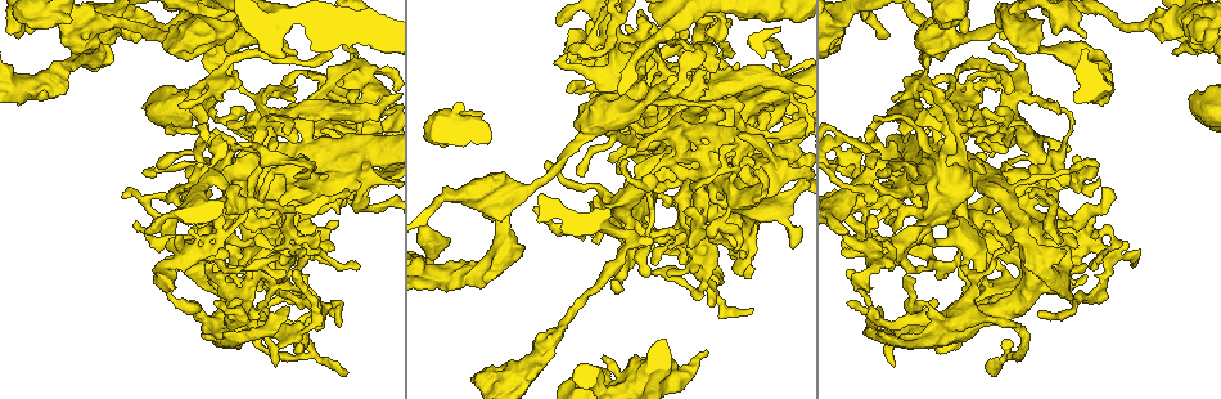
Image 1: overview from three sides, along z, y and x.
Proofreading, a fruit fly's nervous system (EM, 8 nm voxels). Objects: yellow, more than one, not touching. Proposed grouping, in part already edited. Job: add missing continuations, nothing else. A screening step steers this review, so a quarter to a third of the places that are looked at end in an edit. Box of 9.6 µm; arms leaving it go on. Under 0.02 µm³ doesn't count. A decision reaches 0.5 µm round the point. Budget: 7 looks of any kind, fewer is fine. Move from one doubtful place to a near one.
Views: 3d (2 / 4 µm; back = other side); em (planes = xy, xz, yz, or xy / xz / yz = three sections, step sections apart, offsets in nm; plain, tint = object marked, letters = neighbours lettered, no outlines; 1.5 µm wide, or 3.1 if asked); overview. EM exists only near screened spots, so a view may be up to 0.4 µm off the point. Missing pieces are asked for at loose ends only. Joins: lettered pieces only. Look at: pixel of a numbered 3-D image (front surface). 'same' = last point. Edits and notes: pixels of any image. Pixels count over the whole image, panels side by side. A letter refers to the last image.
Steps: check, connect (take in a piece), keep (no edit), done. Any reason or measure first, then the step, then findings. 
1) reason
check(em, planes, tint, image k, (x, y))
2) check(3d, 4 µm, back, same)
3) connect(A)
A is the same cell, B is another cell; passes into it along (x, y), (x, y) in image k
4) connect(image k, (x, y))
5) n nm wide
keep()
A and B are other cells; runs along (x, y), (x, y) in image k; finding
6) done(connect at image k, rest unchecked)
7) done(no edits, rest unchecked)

stops while still wide
check(3d, 2 µm, image 1, (720, 153))

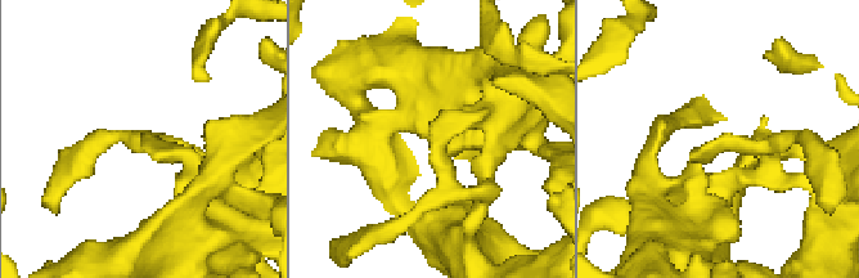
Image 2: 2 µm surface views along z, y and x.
check(em, planes, letters, image 2, (723, 135))

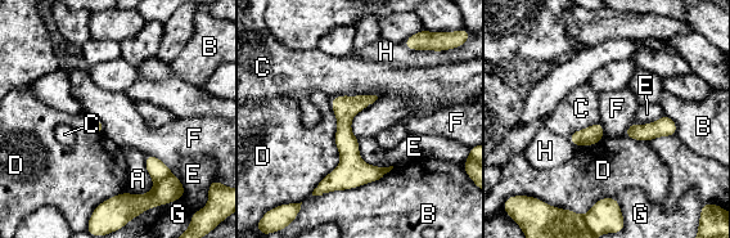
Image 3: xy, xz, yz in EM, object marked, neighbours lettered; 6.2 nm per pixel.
D touches over 600 nm
keep()
A, B, C, D, E, F, G and H are other cells; runs along (372, 98), (345, 117), (346, 166), (318, 191) in image 3; no lettered piece goes on from it

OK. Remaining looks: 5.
free end
check(3d, 2 µm, image 1, (624, 45))

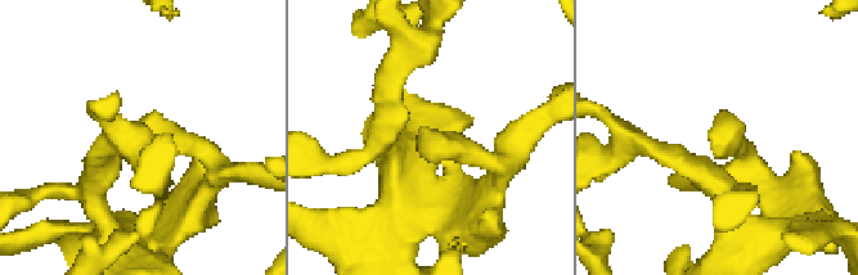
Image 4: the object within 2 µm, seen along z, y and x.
need the tissue
check(em, planes, tint, image 4, (428, 133))

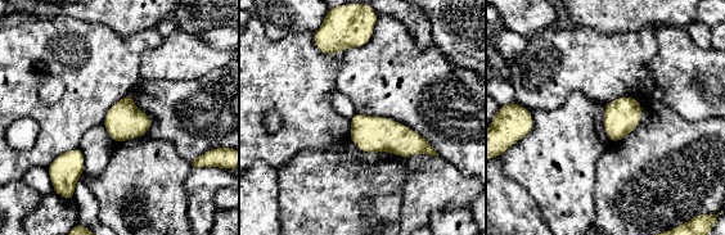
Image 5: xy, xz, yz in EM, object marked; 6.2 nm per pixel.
check(em, planes, letters, same)

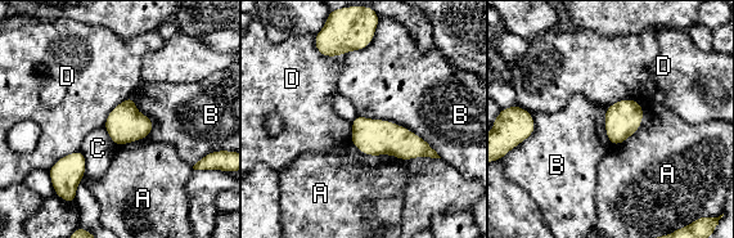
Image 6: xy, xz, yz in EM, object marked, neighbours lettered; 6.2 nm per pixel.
B touches over 600 nm
keep()
A, B, C and D are other cells; no lettered piece goes on from it

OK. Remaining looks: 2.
branch stops here
check(em, planes, letters, image 1, (293, 50))

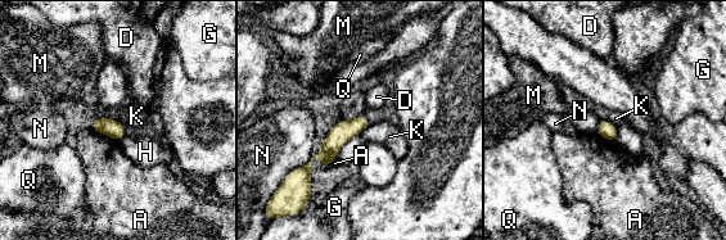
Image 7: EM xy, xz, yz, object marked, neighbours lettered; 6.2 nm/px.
N touches over 220 nm
keep()
A, D, G, H, K, M, N and Q are other cells; none of them fits

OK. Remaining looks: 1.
done(no edits, rest unchecked)

